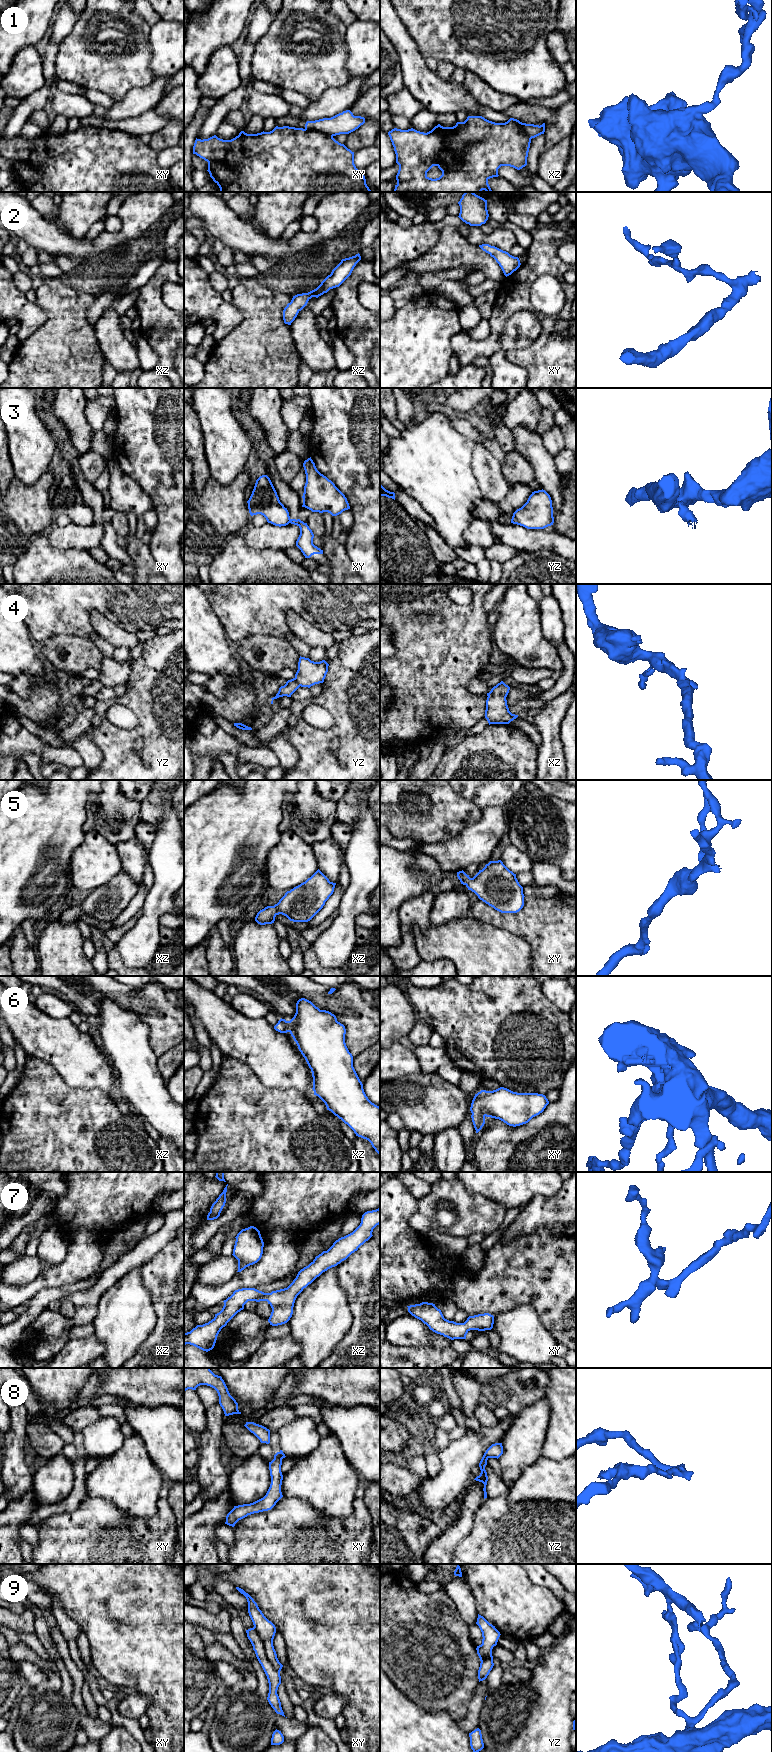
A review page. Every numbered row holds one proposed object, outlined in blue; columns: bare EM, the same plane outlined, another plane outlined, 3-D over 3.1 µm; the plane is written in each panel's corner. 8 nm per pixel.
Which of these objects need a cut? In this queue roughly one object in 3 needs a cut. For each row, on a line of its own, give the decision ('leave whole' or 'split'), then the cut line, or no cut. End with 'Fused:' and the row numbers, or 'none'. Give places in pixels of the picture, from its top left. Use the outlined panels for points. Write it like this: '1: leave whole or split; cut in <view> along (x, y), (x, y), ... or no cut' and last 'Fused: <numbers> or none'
1: split; cut in xy along (305, 128), (318, 130), (332, 137)
2: leave whole; no cut
3: split; cut in xy along (289, 519), (290, 522)
4: leave whole; no cut
5: leave whole; no cut
6: leave whole; no cut
7: leave whole; no cut
8: split; cut in yz along (485, 1452), (488, 1457)
9: split; cut in xy along (254, 1626), (268, 1661), (279, 1672)
Fused: 1, 3, 8, 9

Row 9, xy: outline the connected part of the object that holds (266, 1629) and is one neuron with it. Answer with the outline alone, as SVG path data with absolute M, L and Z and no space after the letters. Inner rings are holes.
M236 1587L236 1589L246 1597L249 1616L263 1642L266 1656L274 1669L280 1672L283 1665L279 1662L273 1646L273 1639L276 1633L275 1625L264 1616L257 1603L248 1593L239 1587Z

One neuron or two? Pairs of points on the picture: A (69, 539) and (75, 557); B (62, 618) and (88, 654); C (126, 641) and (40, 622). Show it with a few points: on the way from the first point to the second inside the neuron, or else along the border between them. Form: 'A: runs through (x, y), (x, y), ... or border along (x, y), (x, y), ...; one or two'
A: border along (49, 543), (55, 548), (81, 548), (88, 551); two
B: border along (51, 636), (66, 634), (81, 636), (87, 639); two
C: border along (90, 610), (90, 623), (96, 633); two

